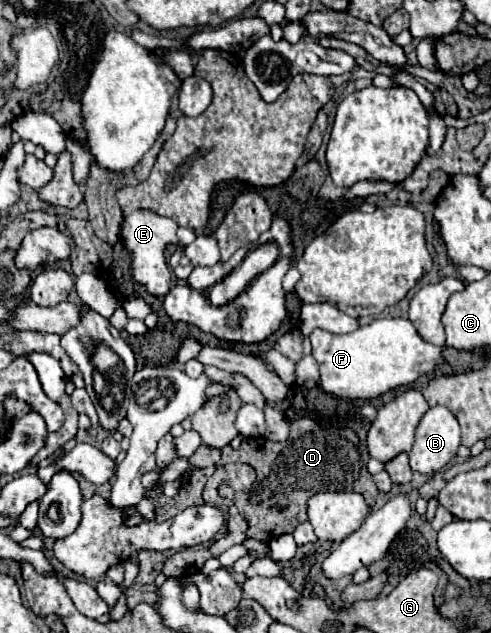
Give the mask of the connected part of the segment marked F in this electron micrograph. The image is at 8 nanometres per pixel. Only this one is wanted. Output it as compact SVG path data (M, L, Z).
M407 318L373 320L371 324L341 336L325 330L313 330L309 340L313 346L313 358L319 364L321 388L329 394L351 400L377 398L397 386L413 384L421 374L437 368L445 350L445 346L425 342Z

